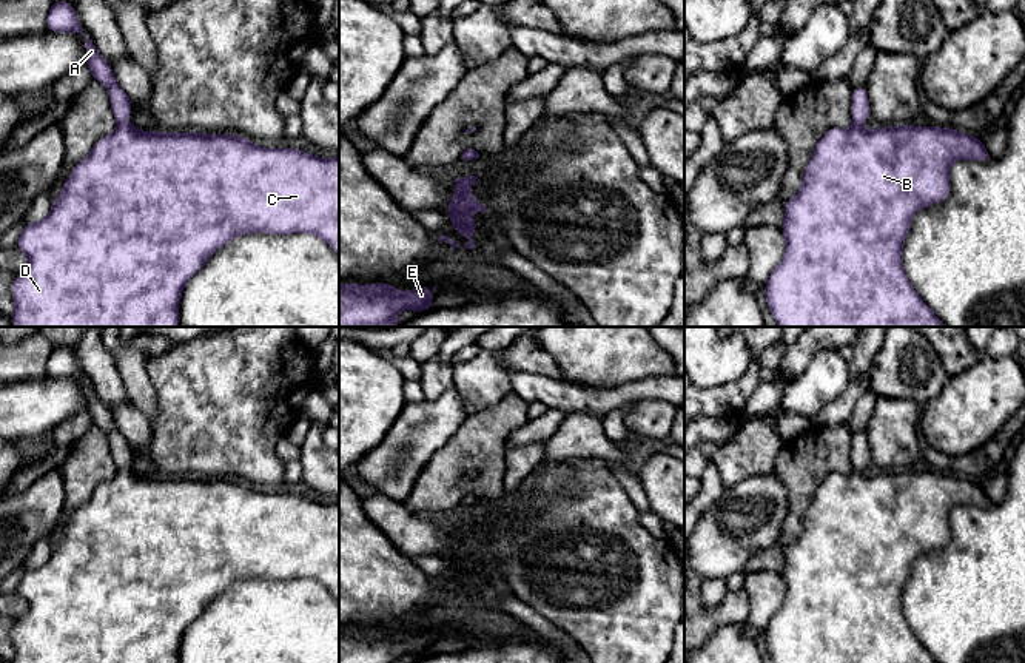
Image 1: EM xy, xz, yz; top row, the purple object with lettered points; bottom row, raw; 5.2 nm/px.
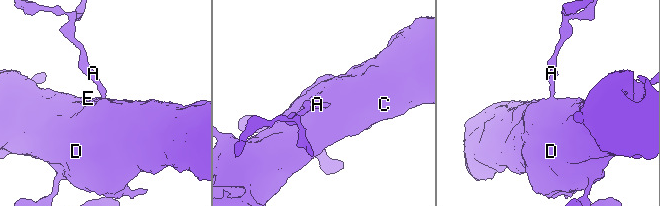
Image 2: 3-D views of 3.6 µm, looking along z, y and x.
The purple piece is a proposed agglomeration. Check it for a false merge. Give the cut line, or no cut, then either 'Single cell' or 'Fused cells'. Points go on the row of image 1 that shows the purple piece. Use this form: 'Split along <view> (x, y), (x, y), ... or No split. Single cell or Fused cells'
No split. Single cell

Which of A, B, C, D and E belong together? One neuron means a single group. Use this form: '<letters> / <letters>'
A B C D E

